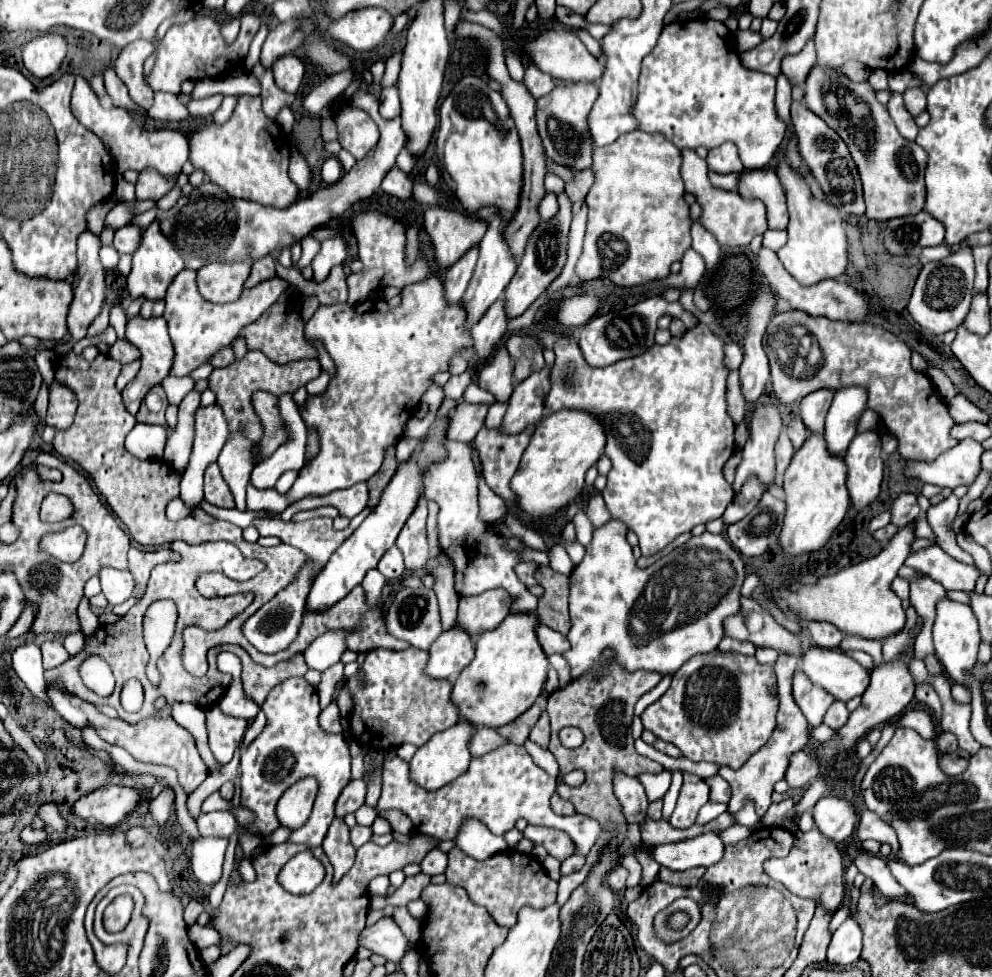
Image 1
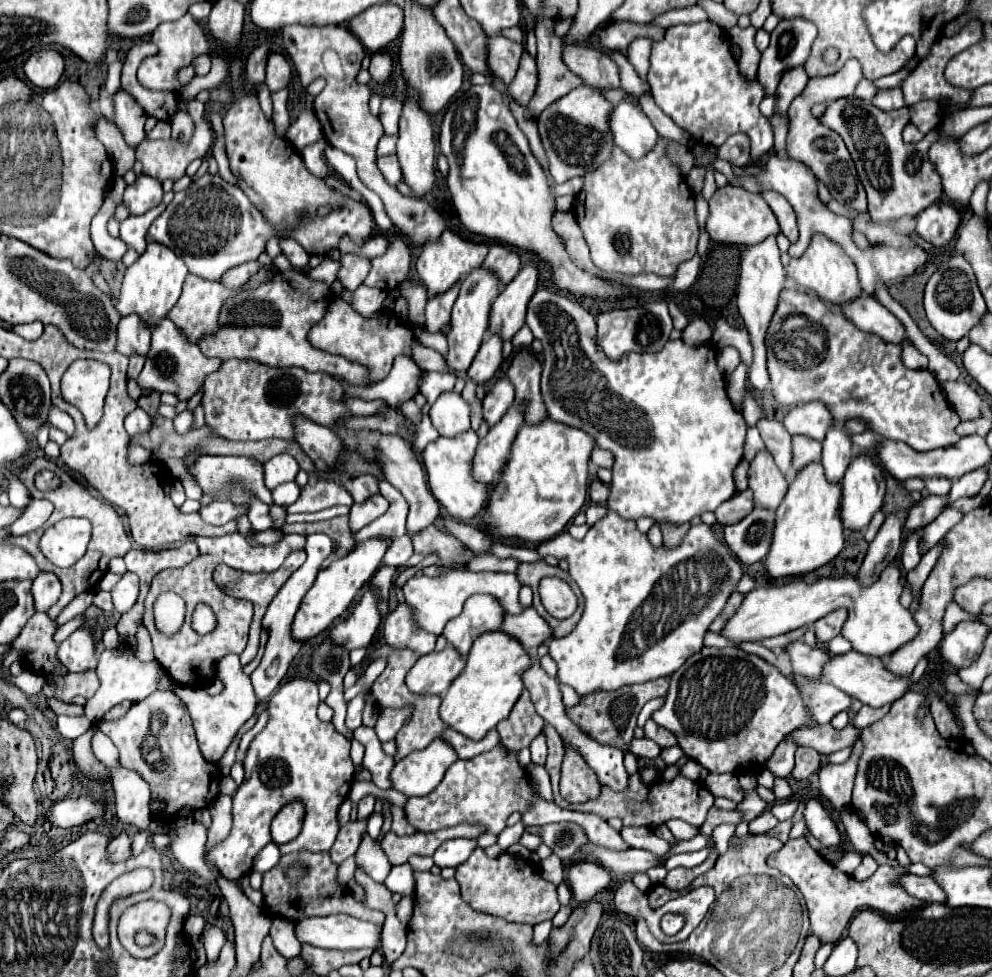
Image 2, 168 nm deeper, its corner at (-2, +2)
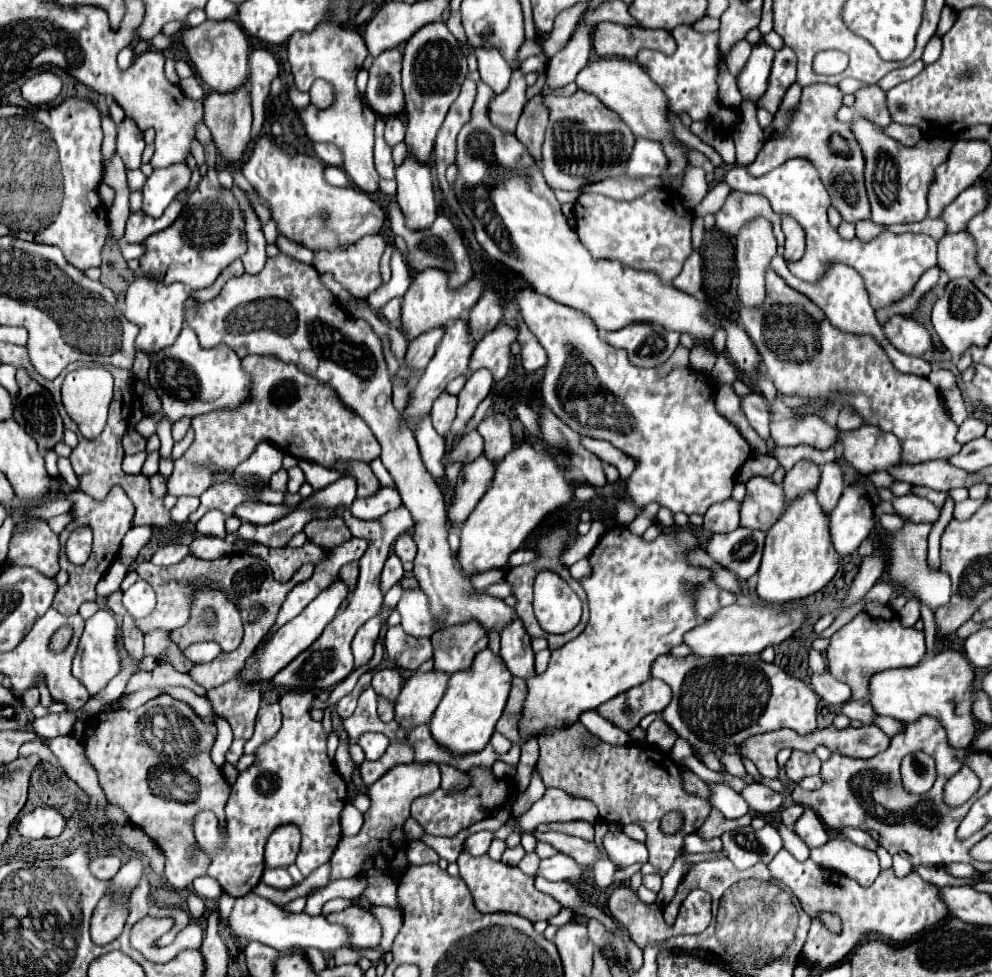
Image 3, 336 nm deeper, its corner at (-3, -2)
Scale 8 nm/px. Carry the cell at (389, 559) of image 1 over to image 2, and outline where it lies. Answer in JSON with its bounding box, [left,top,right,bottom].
[382,536,414,568]

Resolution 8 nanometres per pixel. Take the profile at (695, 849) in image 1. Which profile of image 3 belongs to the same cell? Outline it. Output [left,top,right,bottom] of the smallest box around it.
[529,830,599,868]

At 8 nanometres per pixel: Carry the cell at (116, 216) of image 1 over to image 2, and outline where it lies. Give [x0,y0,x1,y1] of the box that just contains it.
[122,174,164,216]

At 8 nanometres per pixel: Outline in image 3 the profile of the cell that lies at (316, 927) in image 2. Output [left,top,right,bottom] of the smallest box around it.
[227,892,349,952]

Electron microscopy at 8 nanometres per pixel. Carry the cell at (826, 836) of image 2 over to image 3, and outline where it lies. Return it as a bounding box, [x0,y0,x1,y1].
[795,808,829,848]

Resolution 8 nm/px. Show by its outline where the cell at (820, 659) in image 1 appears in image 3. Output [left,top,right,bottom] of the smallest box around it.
[871,650,975,748]

